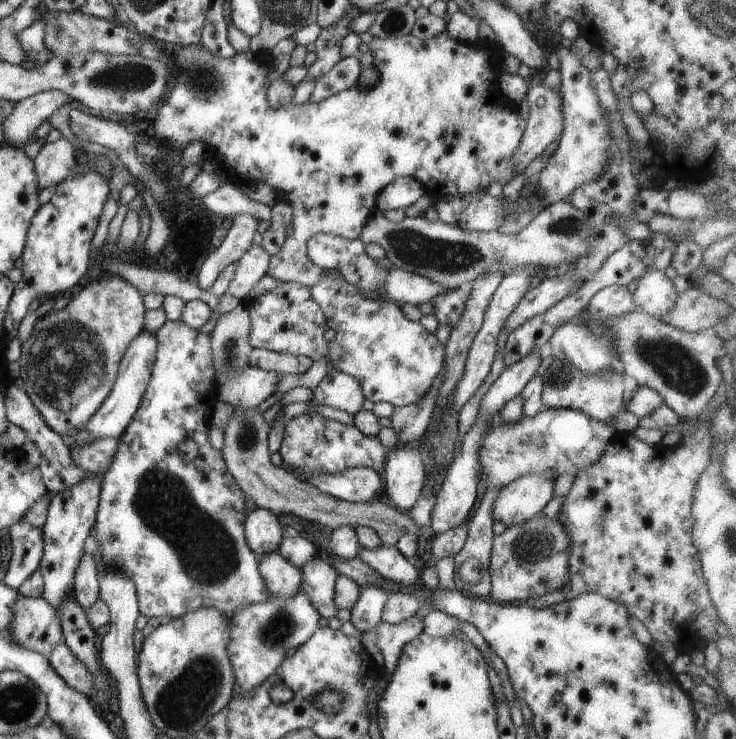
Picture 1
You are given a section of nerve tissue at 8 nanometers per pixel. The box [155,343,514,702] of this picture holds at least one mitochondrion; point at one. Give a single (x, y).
(278, 628)

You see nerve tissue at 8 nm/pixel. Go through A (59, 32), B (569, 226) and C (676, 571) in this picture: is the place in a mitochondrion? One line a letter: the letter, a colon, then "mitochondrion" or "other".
A: mitochondrion
B: mitochondrion
C: other

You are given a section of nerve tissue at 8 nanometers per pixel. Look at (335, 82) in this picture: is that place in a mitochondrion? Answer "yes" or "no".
no

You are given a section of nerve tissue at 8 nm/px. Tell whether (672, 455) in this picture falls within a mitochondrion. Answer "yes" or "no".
no

